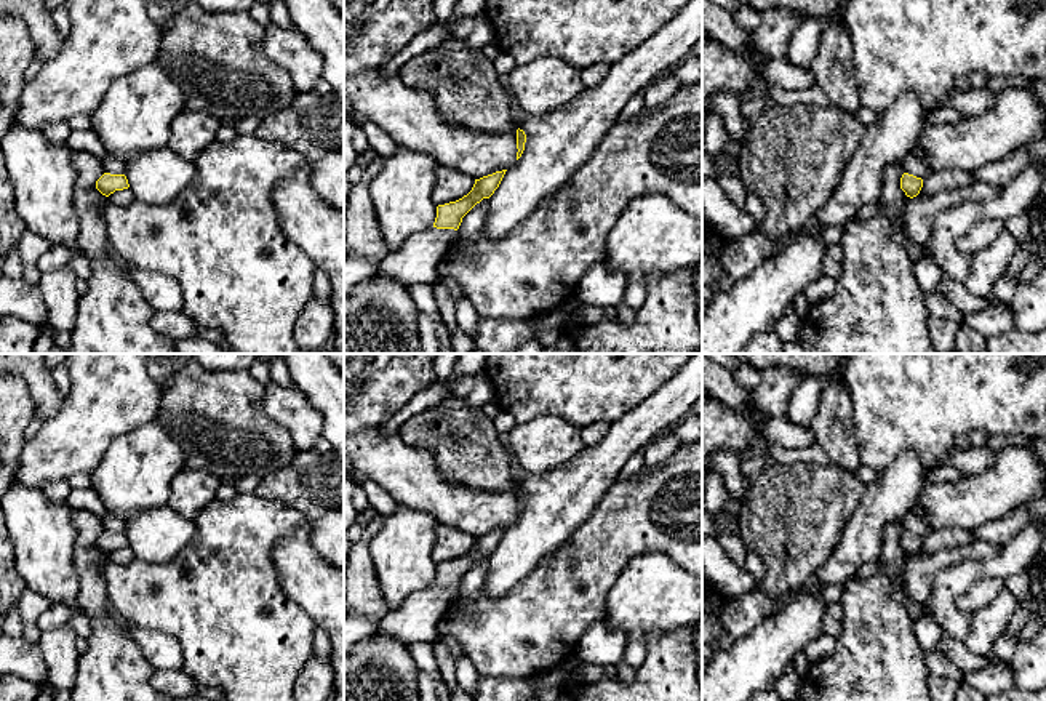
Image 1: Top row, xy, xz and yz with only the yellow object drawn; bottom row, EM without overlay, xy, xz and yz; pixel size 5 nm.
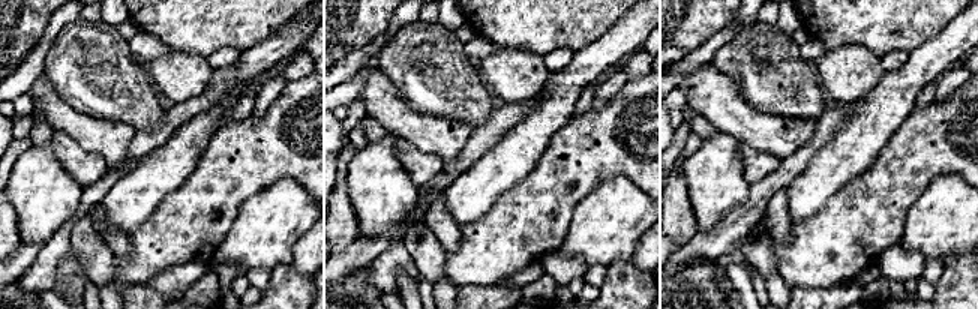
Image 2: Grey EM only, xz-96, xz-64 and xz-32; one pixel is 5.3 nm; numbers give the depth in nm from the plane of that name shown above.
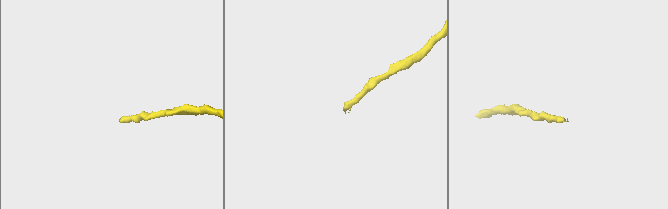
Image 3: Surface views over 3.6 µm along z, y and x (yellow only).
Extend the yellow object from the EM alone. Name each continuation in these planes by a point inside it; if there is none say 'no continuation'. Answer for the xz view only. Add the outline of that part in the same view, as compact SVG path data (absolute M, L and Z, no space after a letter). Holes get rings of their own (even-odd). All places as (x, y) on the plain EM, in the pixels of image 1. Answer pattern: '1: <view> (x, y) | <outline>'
1: xz (416, 620) | M427 587L413 592L400 608L387 611L373 635L389 635L405 642L437 642L437 623L441 619L454 587Z

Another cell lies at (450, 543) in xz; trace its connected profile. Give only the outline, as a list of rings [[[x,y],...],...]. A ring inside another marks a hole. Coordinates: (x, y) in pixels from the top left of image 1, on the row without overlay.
[[[438,523],[435,527],[432,559],[437,565],[456,560],[467,554],[473,543],[475,538],[469,536],[467,533]]]

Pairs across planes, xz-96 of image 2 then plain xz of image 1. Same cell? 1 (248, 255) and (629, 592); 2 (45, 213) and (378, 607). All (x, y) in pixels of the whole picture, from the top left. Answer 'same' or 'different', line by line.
1: same
2: different

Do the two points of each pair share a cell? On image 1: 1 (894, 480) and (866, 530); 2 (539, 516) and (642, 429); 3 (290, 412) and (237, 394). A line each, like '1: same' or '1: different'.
1: same
2: same
3: different

